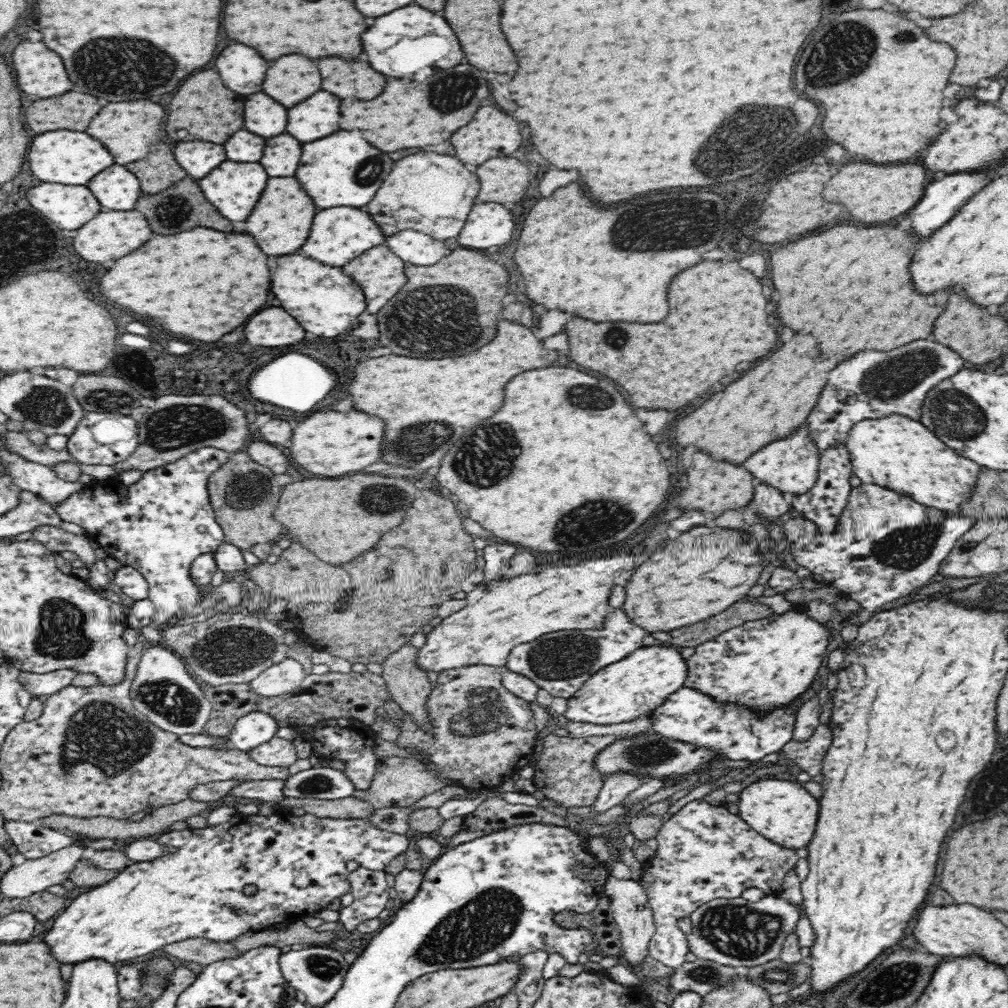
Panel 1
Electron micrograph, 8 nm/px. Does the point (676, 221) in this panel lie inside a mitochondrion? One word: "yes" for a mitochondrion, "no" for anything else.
yes

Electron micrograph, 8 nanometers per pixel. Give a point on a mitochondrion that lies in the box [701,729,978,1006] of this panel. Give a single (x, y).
(780, 975)

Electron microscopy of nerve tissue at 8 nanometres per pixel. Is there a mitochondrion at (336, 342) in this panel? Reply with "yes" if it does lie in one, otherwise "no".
no

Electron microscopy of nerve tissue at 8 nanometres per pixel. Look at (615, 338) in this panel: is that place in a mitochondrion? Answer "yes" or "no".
yes

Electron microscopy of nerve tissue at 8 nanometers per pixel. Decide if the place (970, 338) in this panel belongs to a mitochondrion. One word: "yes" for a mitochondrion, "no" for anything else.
no

